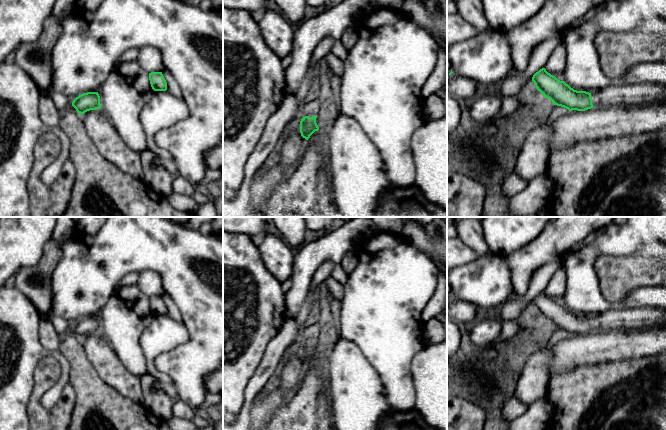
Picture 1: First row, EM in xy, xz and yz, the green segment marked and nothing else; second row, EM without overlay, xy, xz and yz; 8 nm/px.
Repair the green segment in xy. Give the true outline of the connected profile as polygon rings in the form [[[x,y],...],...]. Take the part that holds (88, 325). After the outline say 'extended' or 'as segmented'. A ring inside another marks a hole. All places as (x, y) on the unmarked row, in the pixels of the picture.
[[[98,316],[83,317],[73,324],[72,330],[80,338],[84,338],[90,334],[99,333],[101,332],[100,320]]]; as segmented

